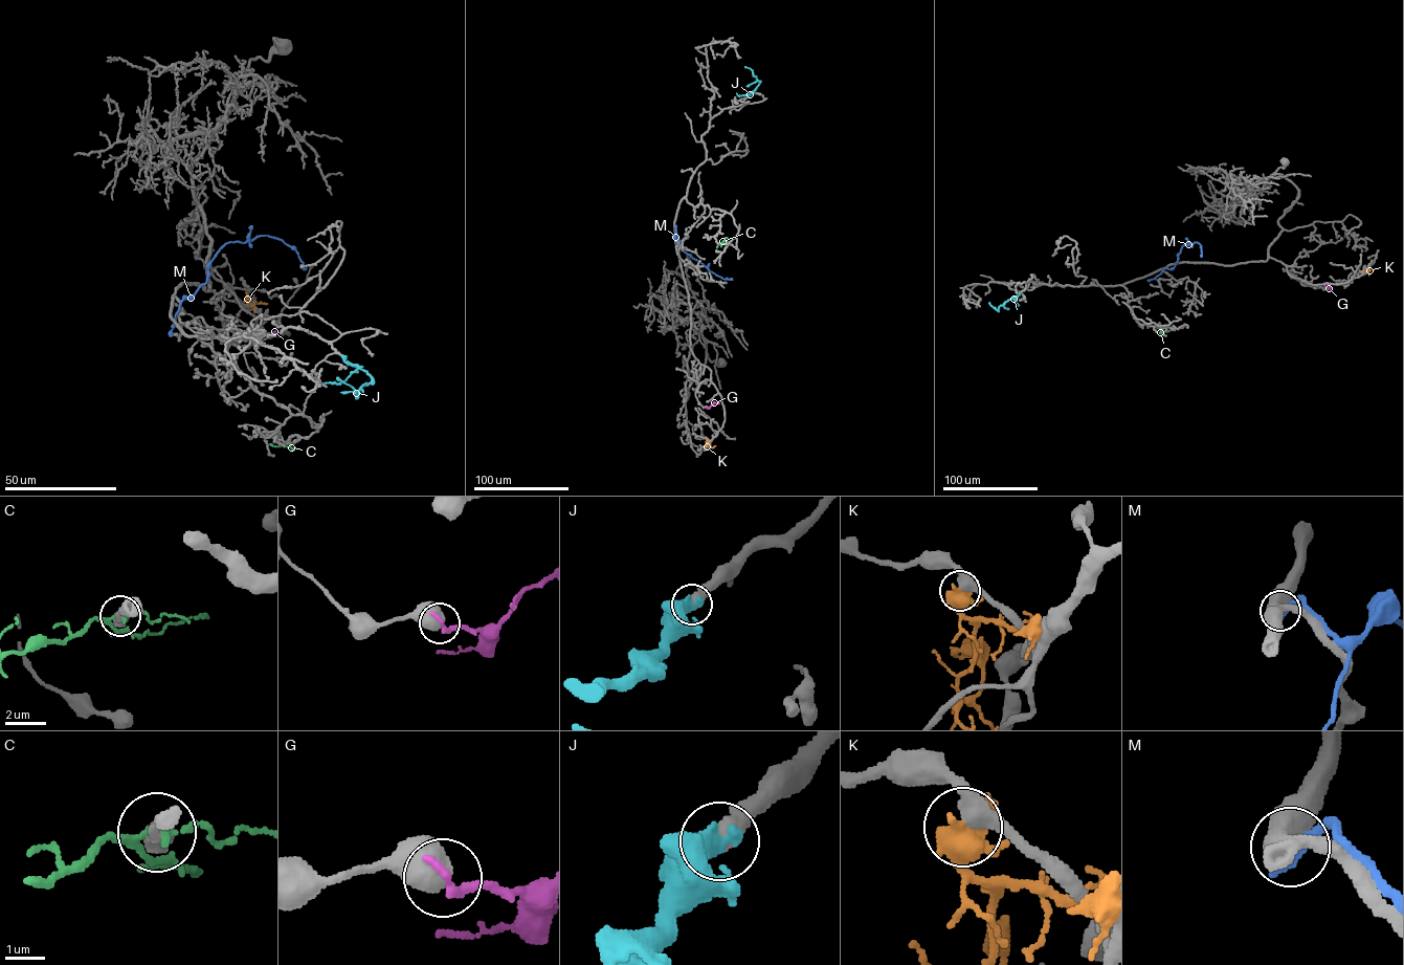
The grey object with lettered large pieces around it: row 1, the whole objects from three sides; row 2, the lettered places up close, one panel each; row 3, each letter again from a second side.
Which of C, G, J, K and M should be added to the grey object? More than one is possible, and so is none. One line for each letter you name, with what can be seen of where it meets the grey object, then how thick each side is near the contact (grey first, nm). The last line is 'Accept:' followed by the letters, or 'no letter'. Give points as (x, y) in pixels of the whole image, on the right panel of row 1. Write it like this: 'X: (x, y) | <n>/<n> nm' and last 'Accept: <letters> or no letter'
J: (1019, 293) | 500/650 nm
Accept: J

